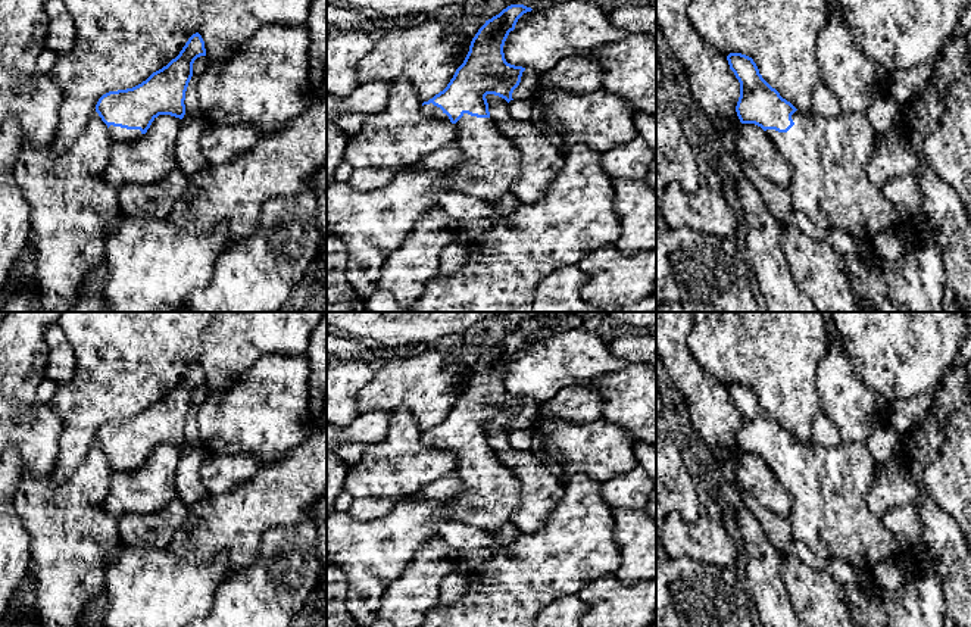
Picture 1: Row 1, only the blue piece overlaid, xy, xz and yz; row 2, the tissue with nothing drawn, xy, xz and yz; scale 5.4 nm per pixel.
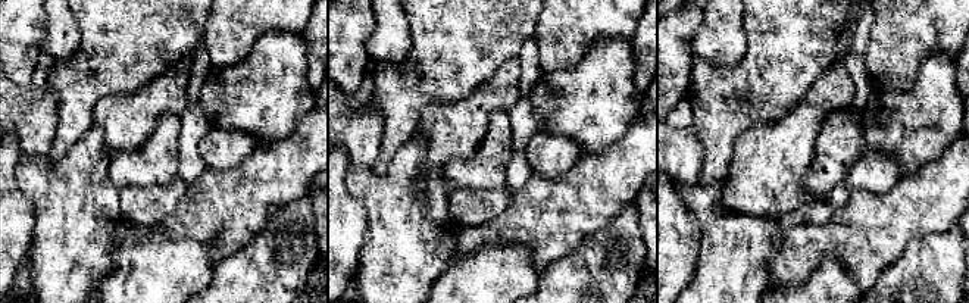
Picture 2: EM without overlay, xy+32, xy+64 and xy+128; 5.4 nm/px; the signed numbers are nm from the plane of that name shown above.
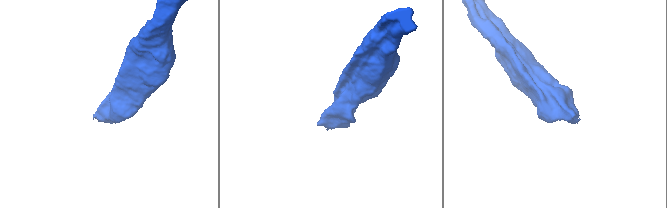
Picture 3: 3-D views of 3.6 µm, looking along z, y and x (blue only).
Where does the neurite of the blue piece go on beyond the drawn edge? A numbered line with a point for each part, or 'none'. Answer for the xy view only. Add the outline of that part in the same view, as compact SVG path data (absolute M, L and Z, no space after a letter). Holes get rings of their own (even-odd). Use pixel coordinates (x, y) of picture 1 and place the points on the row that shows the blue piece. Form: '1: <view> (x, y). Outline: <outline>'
1: xy (118, 134). Outline: M109 127L109 135L115 143L132 143L137 141L143 134L140 130L127 130L121 127Z

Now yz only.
1: yz (829, 156). Outline: M812 109L796 110L792 119L794 125L787 132L765 132L793 169L789 185L793 208L821 230L842 228L856 241L869 240L886 230L897 230L894 205L868 178L867 168L877 132L867 113L842 112L825 118Z

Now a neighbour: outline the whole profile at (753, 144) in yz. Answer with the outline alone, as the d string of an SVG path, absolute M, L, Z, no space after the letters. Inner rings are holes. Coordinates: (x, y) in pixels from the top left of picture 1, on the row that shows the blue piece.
M741 124L736 150L765 180L789 188L793 169L761 127Z

